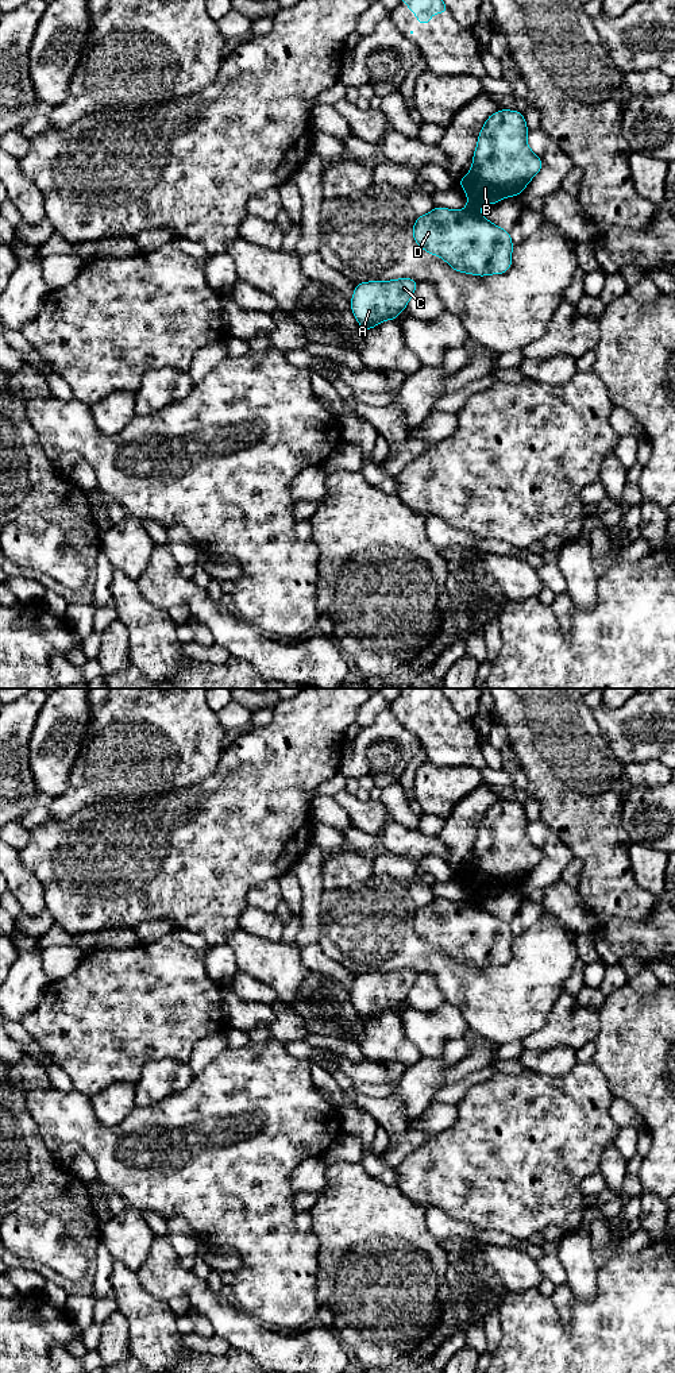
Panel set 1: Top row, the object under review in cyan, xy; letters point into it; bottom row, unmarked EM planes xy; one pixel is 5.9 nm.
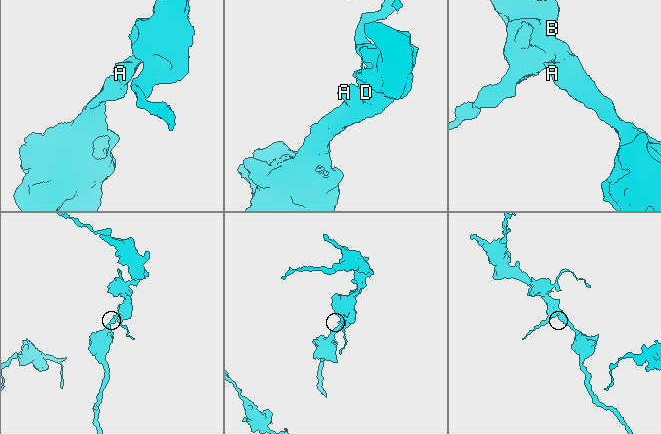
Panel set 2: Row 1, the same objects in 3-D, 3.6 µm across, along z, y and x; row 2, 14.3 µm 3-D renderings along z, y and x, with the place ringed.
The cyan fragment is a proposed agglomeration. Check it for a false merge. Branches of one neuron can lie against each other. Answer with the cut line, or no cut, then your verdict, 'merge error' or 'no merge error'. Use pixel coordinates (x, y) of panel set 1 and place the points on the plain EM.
no cut | no merge error

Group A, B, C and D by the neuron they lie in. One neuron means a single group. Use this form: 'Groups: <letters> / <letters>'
Groups: A B C D

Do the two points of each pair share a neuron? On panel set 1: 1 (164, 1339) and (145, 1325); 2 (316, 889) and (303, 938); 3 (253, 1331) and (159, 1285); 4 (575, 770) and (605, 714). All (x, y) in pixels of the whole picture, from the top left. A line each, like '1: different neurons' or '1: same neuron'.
1: same neuron
2: same neuron
3: same neuron
4: different neurons

